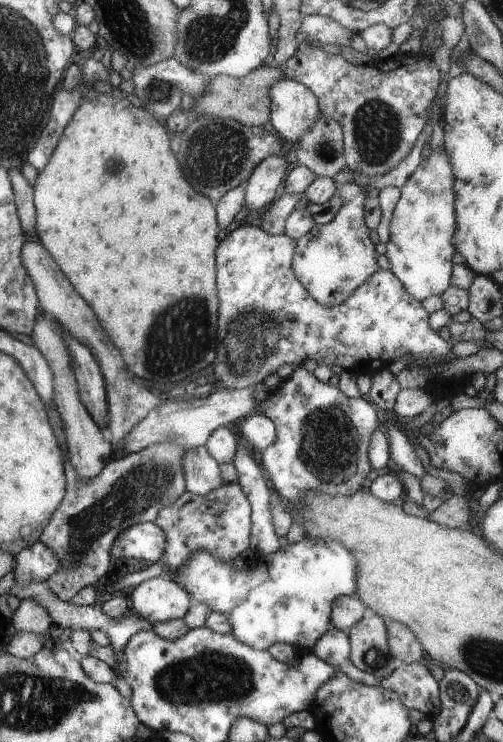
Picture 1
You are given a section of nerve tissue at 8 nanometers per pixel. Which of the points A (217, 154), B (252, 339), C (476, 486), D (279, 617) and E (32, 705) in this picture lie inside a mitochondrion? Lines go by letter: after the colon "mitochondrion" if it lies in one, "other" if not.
A: mitochondrion
B: mitochondrion
C: other
D: other
E: mitochondrion

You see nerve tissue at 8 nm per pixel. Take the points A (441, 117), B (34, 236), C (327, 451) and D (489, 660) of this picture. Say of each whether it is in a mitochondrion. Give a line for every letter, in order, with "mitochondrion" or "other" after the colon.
A: other
B: other
C: mitochondrion
D: mitochondrion

